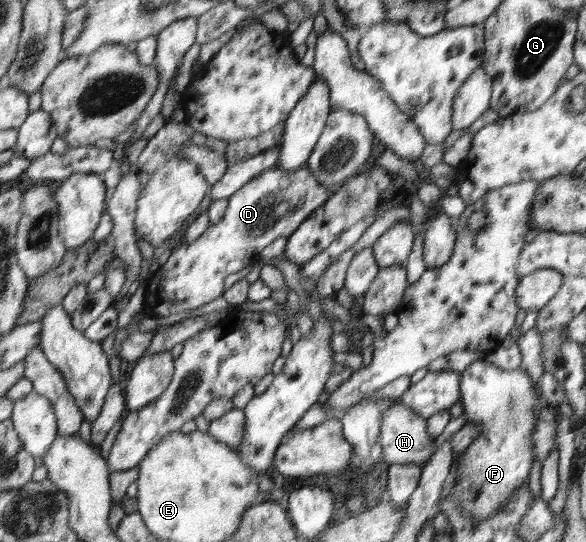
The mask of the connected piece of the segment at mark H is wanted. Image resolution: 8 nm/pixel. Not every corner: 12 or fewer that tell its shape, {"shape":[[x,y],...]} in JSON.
{"shape":[[401,401],[381,420],[389,464],[423,467],[435,453],[427,419]]}

